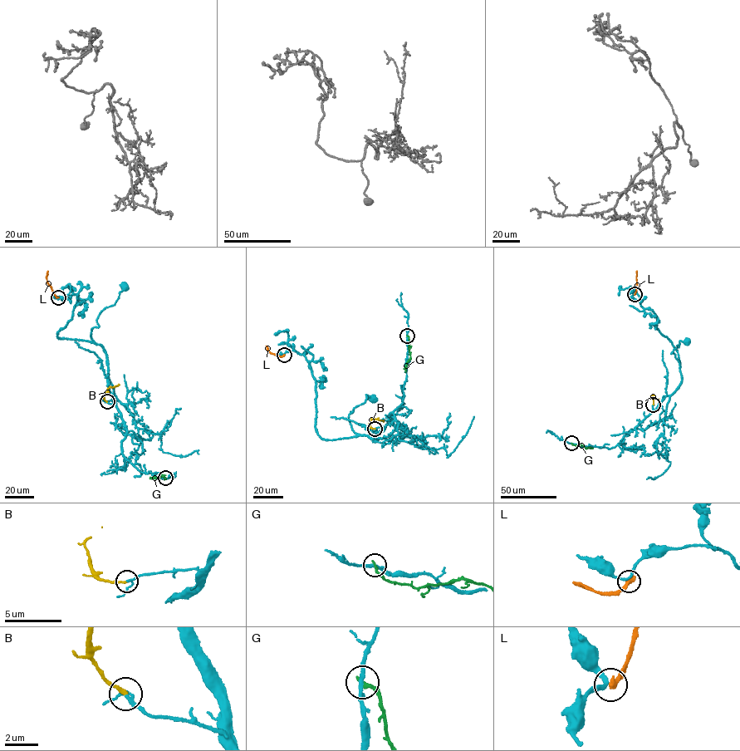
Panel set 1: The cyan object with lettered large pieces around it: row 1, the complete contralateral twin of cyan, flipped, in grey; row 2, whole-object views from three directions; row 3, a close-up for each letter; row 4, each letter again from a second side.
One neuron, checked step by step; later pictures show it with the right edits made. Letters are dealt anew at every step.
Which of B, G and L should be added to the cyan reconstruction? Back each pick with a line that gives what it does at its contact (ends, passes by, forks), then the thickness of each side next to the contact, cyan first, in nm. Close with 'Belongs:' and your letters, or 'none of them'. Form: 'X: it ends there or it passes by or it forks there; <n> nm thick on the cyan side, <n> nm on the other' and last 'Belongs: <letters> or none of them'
B: it ends there; 160 nm thick on the cyan side, 180 nm on the other
Belongs: B

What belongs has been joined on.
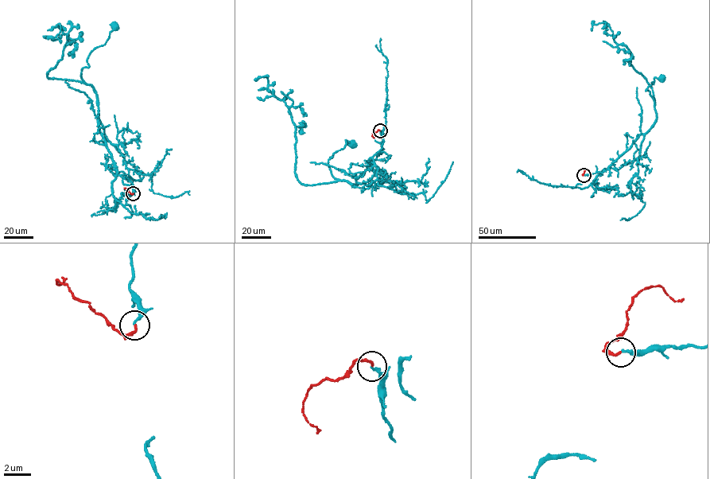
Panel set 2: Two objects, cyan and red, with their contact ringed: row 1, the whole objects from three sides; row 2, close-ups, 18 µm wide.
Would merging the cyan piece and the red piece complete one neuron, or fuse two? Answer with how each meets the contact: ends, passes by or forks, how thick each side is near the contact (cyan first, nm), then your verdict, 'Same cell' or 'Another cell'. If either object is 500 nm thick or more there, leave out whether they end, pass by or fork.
At the ring cyan ends. At the ring red ends. Thickness 220 nm (cyan) against 180 nm. Same cell

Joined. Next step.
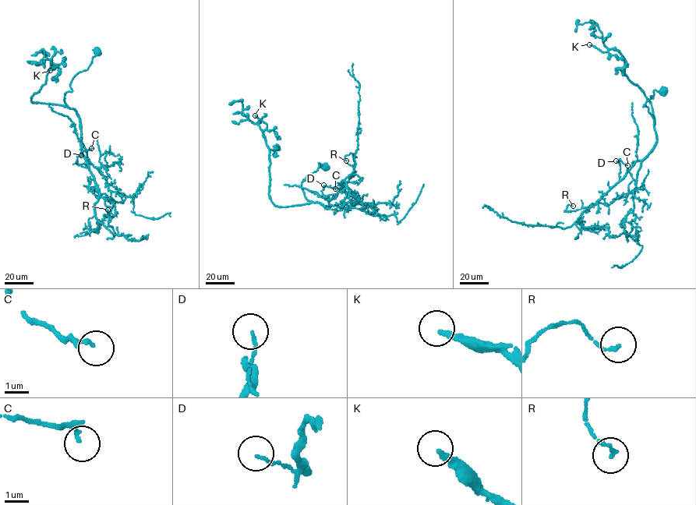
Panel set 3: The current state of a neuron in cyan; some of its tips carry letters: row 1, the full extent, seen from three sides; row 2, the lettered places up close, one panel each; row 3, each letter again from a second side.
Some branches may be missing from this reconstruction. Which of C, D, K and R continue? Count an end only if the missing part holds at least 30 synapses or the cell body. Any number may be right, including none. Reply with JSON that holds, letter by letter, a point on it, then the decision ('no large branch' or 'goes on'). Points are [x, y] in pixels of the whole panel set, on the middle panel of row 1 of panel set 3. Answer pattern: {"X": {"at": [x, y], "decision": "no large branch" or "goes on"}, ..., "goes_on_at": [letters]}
{"C": {"at": [335, 188], "decision": "no large branch"}, "D": {"at": [323, 185], "decision": "no large branch"}, "K": {"at": [255, 115], "decision": "goes on"}, "R": {"at": [346, 160], "decision": "no large branch"}, "goes_on_at": ["K"]}

